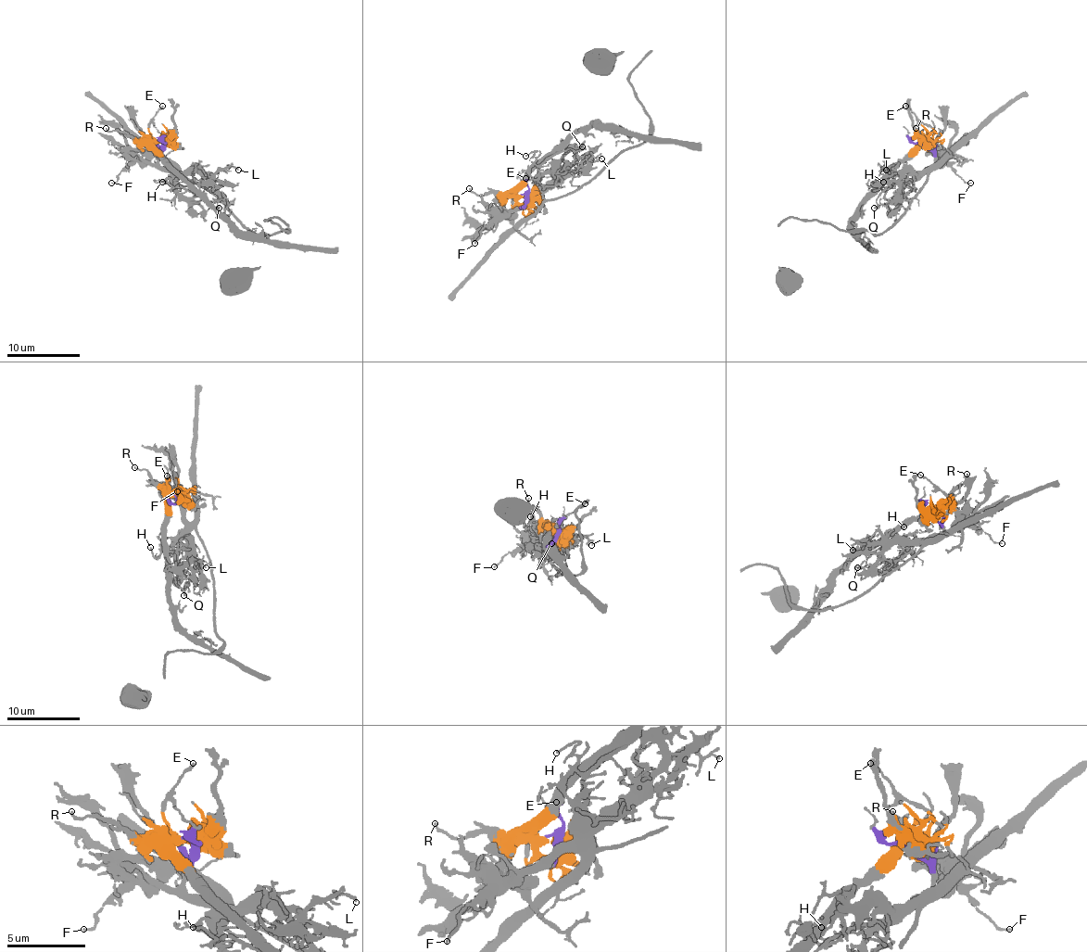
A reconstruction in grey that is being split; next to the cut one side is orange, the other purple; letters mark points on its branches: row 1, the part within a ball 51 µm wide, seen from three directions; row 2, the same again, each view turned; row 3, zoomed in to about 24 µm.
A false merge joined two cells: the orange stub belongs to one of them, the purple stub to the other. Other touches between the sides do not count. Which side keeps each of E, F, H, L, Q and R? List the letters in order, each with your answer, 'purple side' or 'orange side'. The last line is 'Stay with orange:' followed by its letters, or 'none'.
E: orange side
F: orange side
H: purple side
L: purple side
Q: purple side
R: orange side
Stay with orange: E, F, R

